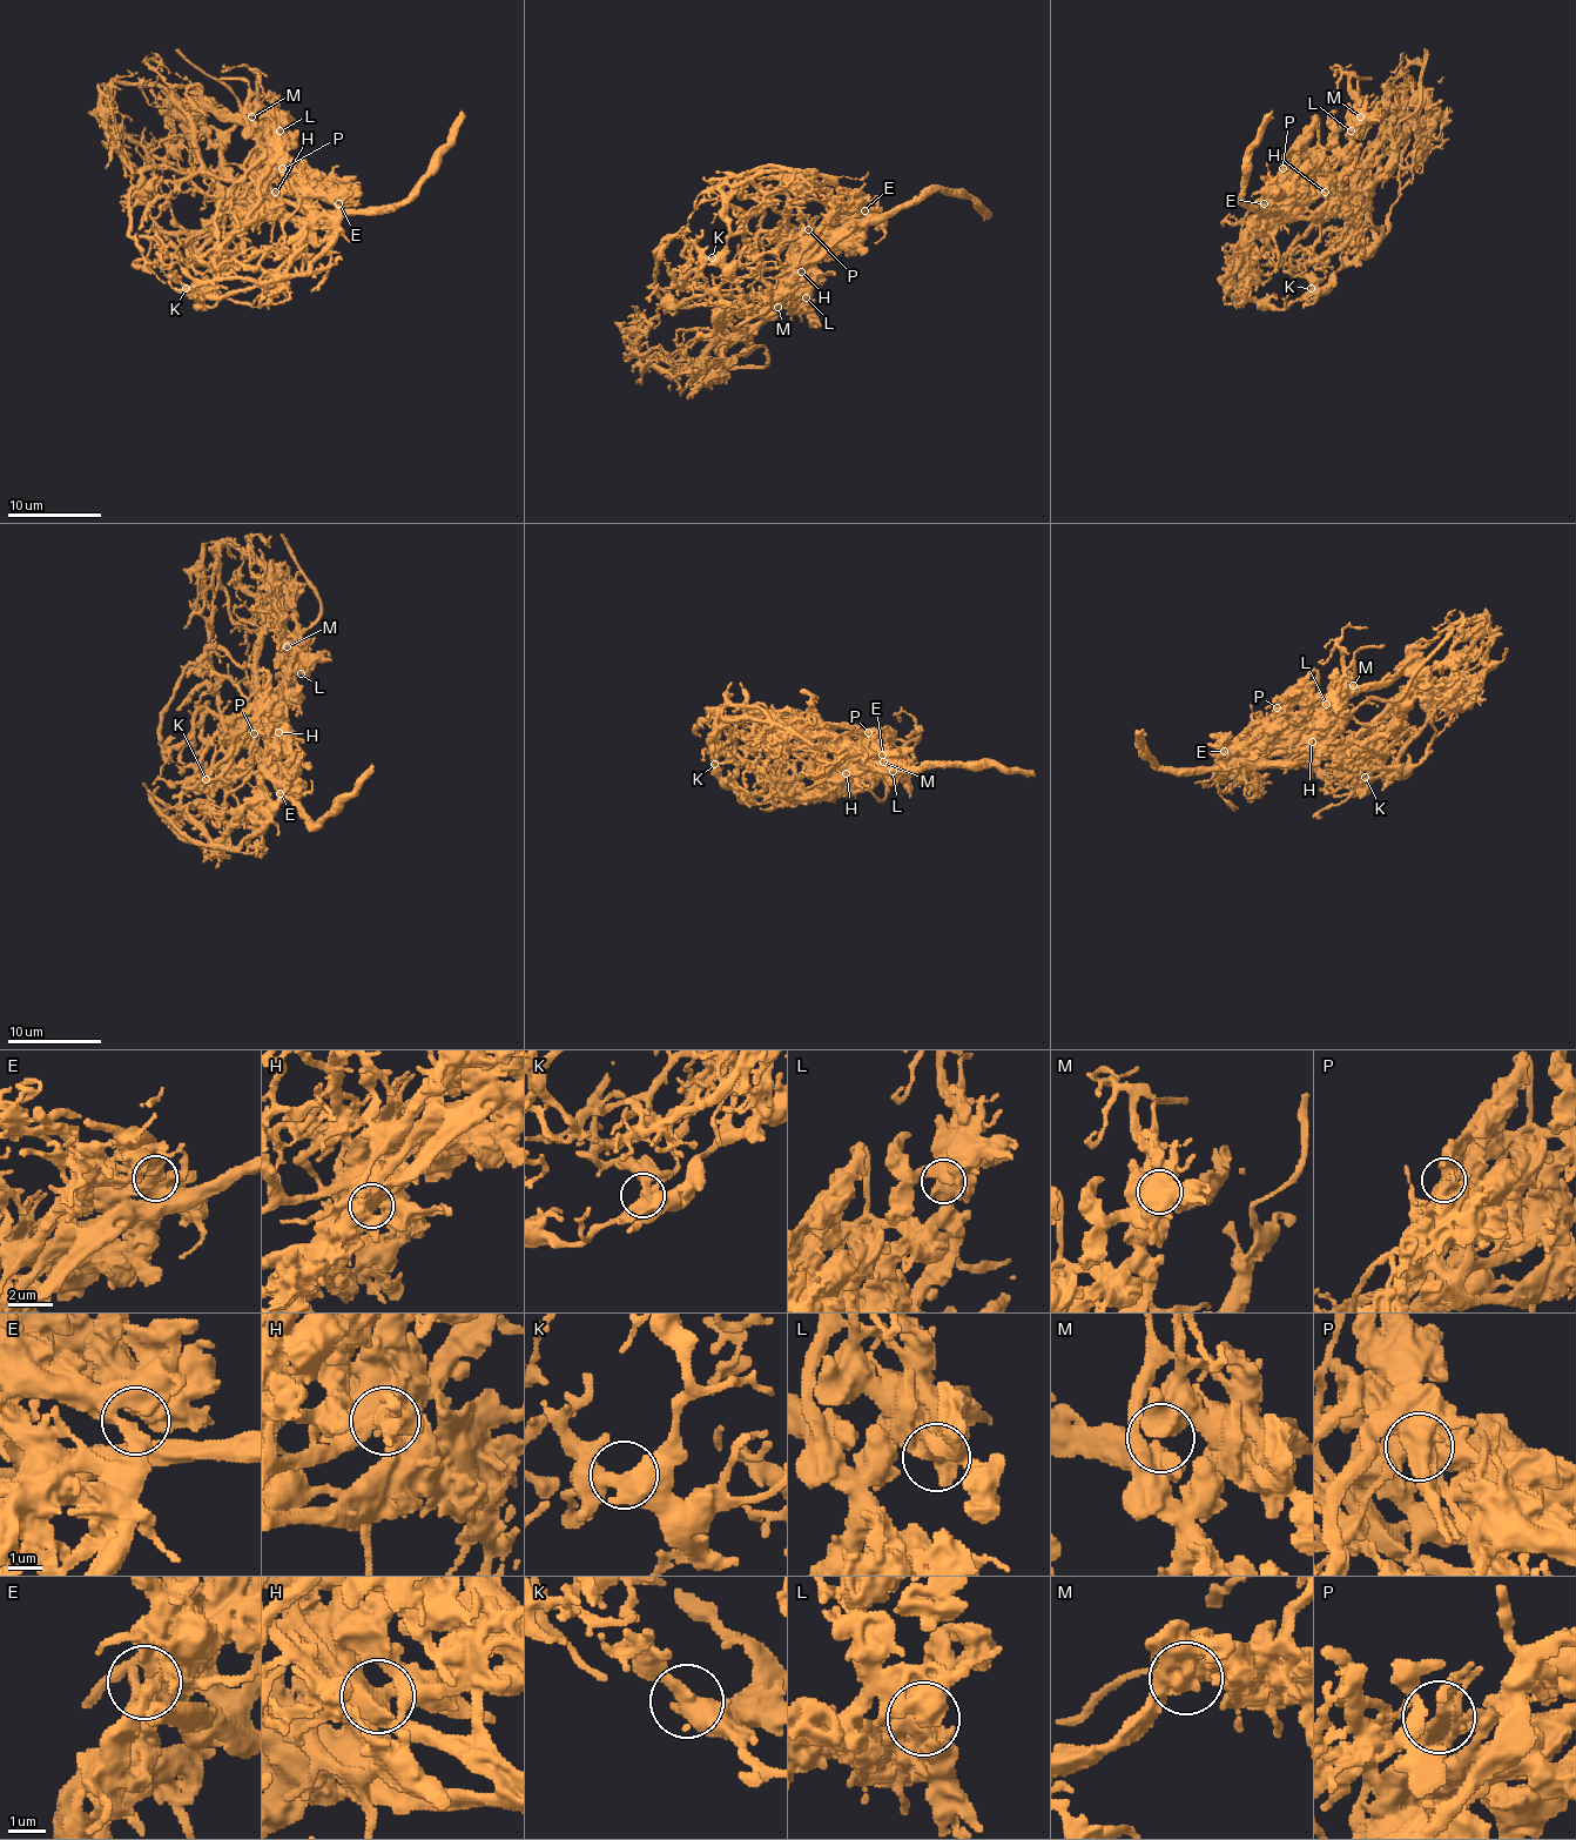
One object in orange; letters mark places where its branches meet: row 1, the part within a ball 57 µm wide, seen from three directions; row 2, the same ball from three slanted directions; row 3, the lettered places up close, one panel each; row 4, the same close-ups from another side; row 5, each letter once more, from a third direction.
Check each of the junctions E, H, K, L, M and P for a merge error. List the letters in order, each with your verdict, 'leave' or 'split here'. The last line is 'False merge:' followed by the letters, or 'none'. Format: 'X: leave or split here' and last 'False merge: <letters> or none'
E: leave
H: leave
K: leave
L: leave
M: leave
P: leave
False merge: none

